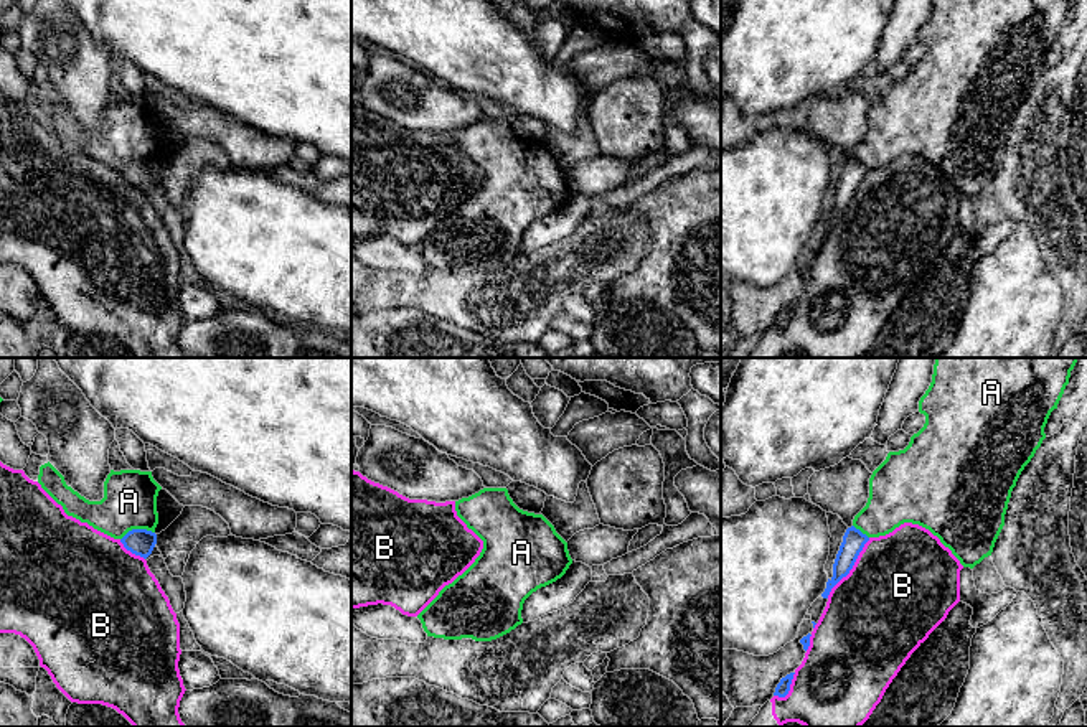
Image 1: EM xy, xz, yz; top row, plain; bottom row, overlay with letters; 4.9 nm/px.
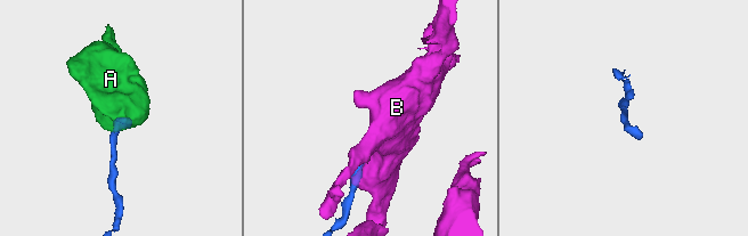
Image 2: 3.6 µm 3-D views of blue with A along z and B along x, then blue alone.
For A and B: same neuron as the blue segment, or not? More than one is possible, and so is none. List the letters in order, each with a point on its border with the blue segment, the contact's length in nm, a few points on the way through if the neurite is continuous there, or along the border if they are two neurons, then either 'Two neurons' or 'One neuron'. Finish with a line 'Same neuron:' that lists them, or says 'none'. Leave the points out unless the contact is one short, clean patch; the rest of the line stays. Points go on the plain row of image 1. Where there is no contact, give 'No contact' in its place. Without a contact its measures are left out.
A: Touches blue at xy (137, 160). Shared border 170 nm. Boundary: xy (154, 162), (131, 160), (121, 170). Two neurons
B: Touches blue at yz (851, 198). Shared border 360 nm. Two neurons
Same neuron: none

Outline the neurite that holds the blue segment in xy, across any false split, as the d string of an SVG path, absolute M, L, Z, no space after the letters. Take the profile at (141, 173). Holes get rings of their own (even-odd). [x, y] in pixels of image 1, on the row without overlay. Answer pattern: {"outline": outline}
{"outline": "M132 160L120 170L120 173L132 185L147 190L157 175L157 165L147 160Z"}

